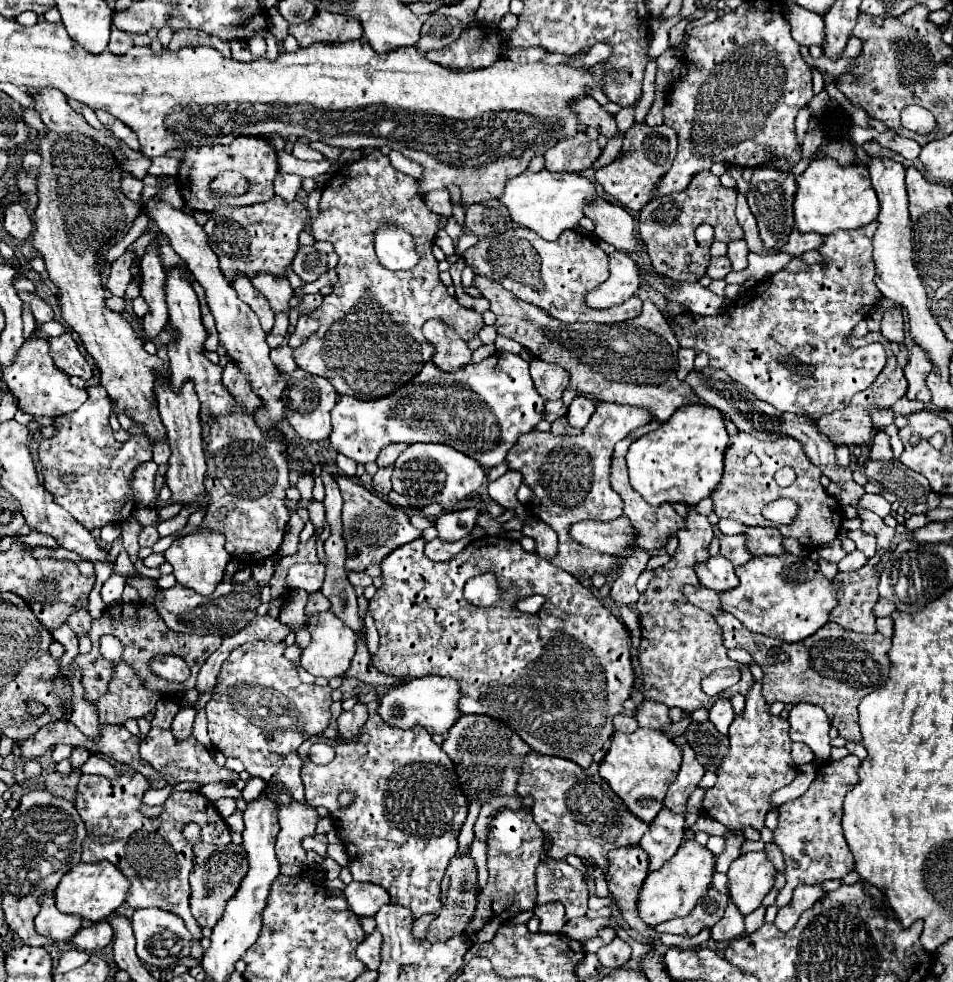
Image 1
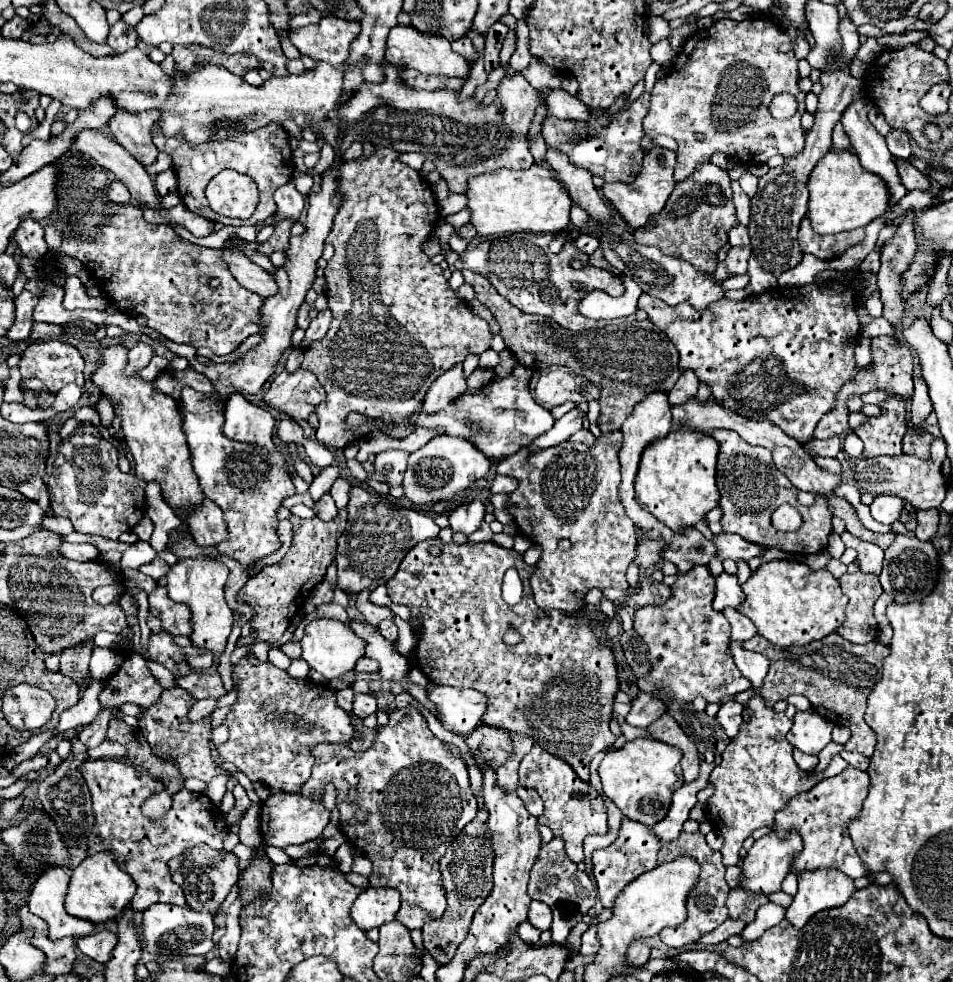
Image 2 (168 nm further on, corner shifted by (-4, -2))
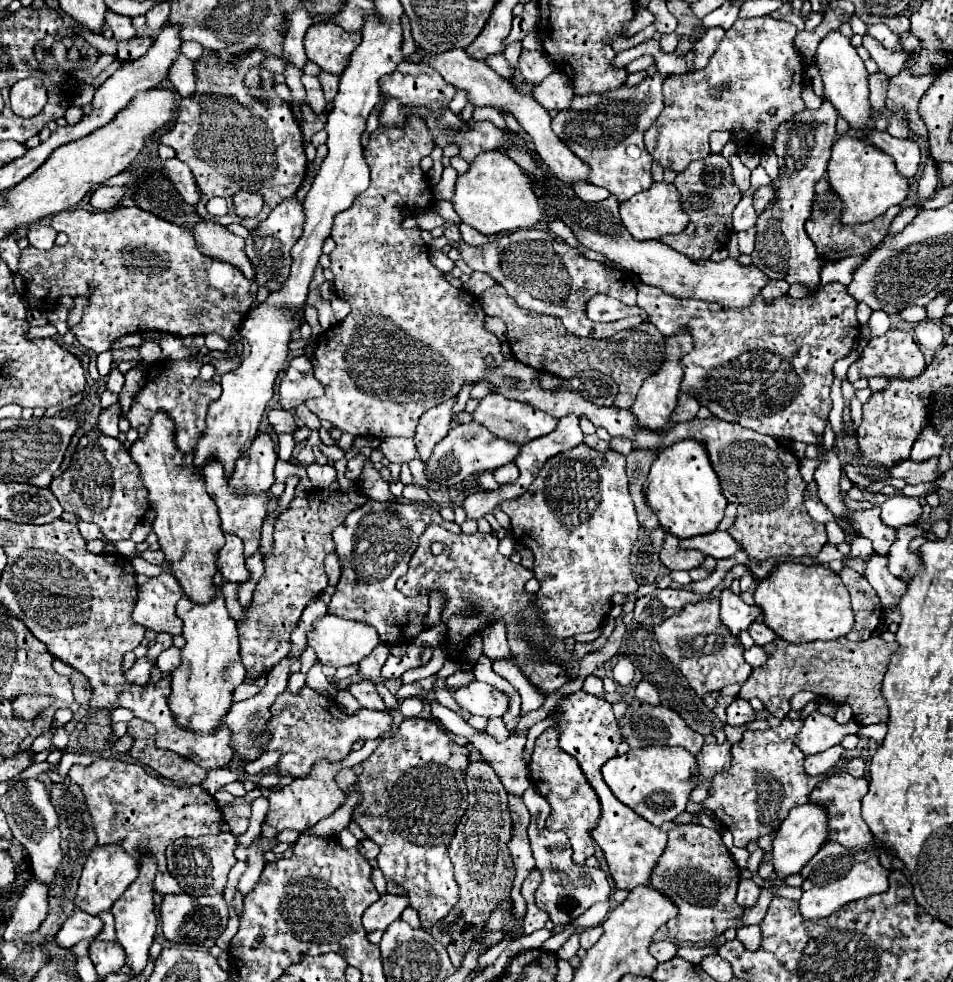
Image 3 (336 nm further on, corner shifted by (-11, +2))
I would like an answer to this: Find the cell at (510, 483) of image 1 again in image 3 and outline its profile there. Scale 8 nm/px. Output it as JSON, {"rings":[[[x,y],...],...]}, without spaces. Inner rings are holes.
{"rings":[[[508,463],[508,465],[494,471],[494,479],[500,485],[512,485],[518,479],[518,475],[520,475],[520,471],[518,471],[518,467],[514,463]]]}

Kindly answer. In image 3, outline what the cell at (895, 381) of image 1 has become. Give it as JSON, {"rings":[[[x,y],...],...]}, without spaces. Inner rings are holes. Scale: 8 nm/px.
{"rings":[[[890,329],[886,331],[884,335],[880,337],[874,337],[866,349],[862,351],[860,359],[854,361],[848,369],[848,381],[854,383],[856,379],[860,377],[876,377],[876,375],[884,375],[884,377],[898,377],[898,379],[914,379],[918,377],[922,371],[924,371],[926,363],[924,363],[924,355],[922,351],[918,349],[914,337],[910,331],[896,331],[896,329]]]}

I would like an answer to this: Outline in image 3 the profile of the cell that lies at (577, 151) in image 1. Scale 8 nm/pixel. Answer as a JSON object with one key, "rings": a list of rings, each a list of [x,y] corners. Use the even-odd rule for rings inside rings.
{"rings":[[[656,73],[648,75],[640,85],[612,89],[604,97],[574,97],[574,103],[564,113],[552,119],[552,131],[576,153],[584,163],[592,165],[592,185],[600,185],[614,193],[618,201],[630,199],[632,195],[648,189],[652,185],[650,163],[652,155],[644,147],[644,131],[656,121],[662,101],[662,81],[666,77]],[[628,145],[638,145],[642,149],[642,159],[630,159],[626,155]]]}

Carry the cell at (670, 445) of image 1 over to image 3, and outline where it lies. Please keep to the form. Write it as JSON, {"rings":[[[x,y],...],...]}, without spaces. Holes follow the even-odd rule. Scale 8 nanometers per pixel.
{"rings":[[[682,439],[658,453],[644,483],[644,495],[662,529],[676,535],[678,539],[716,531],[728,505],[726,497],[722,495],[718,475],[712,469],[706,445],[692,439]]]}

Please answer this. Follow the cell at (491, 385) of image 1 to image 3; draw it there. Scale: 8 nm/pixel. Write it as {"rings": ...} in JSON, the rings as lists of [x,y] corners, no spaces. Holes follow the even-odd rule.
{"rings":[[[490,393],[490,395],[486,395],[480,401],[480,405],[476,407],[476,411],[472,413],[472,419],[478,421],[478,423],[482,423],[492,435],[496,435],[500,439],[506,439],[506,441],[510,441],[514,445],[520,445],[520,447],[526,445],[532,439],[548,435],[550,431],[556,429],[556,423],[558,423],[556,417],[552,417],[552,415],[548,415],[548,413],[544,413],[544,411],[528,405],[528,403],[512,401],[508,397],[496,395],[496,393]]]}

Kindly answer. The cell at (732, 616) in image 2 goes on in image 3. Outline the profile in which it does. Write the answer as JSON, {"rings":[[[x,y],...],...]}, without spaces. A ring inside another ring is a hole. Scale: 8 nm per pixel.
{"rings":[[[754,621],[748,627],[748,633],[750,633],[750,637],[754,639],[756,645],[766,645],[766,643],[770,643],[770,641],[776,639],[776,633],[770,627],[766,627],[762,621]]]}

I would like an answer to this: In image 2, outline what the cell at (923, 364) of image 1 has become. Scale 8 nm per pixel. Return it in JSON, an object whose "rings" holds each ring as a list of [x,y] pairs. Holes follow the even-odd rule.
{"rings":[[[919,377],[919,379],[915,379],[915,393],[913,393],[913,399],[911,399],[911,421],[909,421],[909,429],[923,429],[921,423],[929,417],[931,411],[933,411],[933,405],[929,401],[927,385]]]}

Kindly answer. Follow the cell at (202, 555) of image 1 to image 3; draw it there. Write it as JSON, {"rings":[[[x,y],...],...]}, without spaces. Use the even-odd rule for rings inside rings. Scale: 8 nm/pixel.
{"rings":[[[214,587],[216,593],[212,601],[208,603],[196,603],[190,597],[182,595],[182,599],[176,603],[176,613],[184,621],[184,639],[186,645],[182,647],[182,665],[172,673],[172,697],[170,697],[170,709],[176,715],[178,723],[182,727],[192,727],[196,733],[210,733],[228,711],[228,705],[232,705],[232,691],[244,681],[246,669],[240,661],[240,645],[238,645],[238,627],[236,621],[230,617],[222,587]]]}

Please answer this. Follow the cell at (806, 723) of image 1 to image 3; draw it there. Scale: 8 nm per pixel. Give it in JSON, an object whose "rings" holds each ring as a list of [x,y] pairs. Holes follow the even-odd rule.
{"rings":[[[814,711],[804,719],[804,725],[796,735],[796,745],[806,755],[820,753],[820,751],[830,749],[832,745],[838,745],[844,735],[856,733],[858,729],[860,729],[860,725],[856,721],[838,725],[832,717],[826,717],[820,711]]]}

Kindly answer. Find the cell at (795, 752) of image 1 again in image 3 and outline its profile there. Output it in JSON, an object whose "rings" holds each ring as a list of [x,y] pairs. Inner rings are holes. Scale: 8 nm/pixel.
{"rings":[[[840,745],[826,749],[824,753],[814,753],[814,755],[806,755],[804,761],[804,769],[808,775],[820,775],[826,773],[828,769],[832,769],[836,765],[836,761],[840,759],[840,755],[844,753],[844,749]]]}

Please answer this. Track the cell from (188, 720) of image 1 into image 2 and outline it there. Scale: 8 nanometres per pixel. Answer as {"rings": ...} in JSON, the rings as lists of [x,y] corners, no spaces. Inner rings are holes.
{"rings":[[[201,699],[201,701],[197,701],[195,705],[193,705],[193,711],[189,713],[191,717],[191,721],[195,719],[203,719],[203,717],[207,717],[207,715],[211,715],[213,711],[217,709],[217,699]]]}

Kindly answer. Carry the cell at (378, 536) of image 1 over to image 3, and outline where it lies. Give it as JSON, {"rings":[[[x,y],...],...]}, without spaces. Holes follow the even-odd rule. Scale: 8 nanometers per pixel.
{"rings":[[[368,499],[362,507],[354,509],[342,527],[338,527],[338,533],[334,533],[334,545],[336,553],[342,563],[342,577],[336,585],[336,593],[332,595],[328,613],[344,617],[344,619],[354,619],[366,625],[372,625],[380,639],[384,643],[402,643],[408,645],[422,629],[422,615],[428,611],[428,597],[406,597],[396,589],[396,581],[408,571],[408,563],[412,557],[412,551],[418,547],[418,537],[426,531],[428,525],[440,525],[453,533],[460,533],[460,526],[455,522],[446,522],[436,507],[424,505],[424,503],[402,503],[402,501],[376,501]]]}

